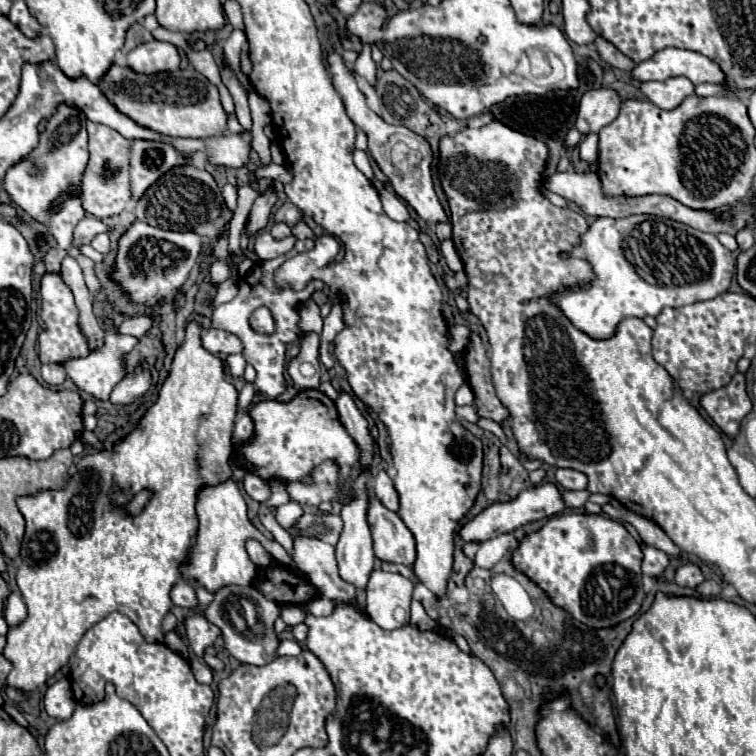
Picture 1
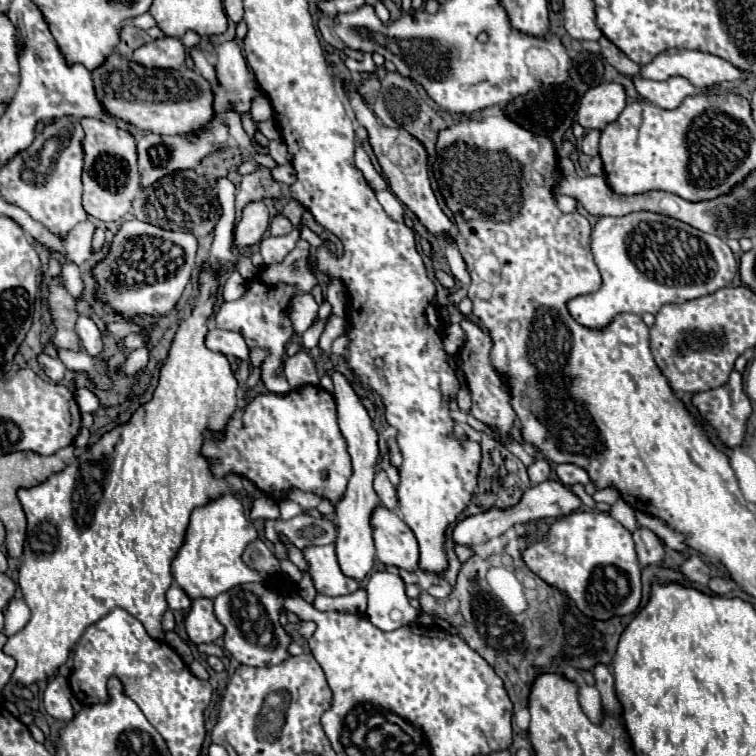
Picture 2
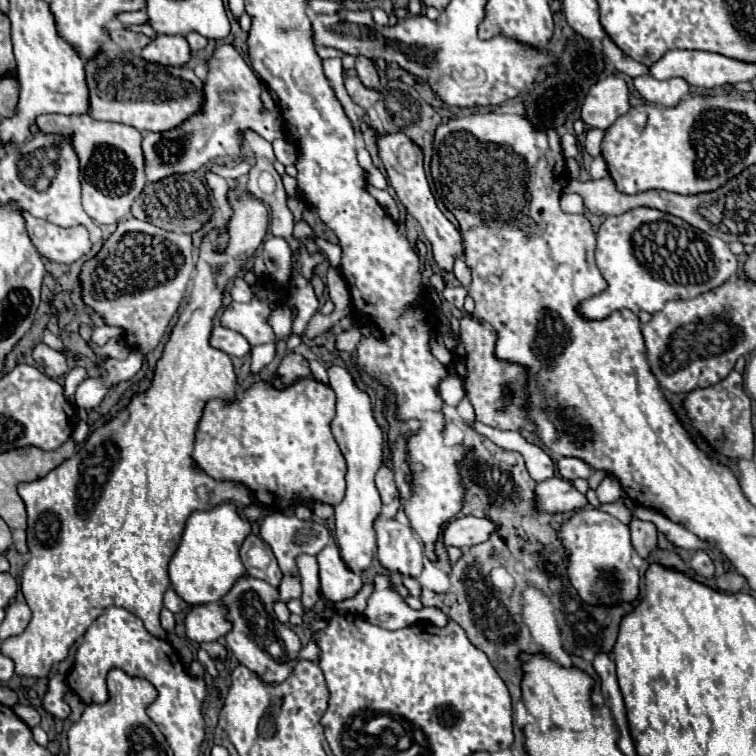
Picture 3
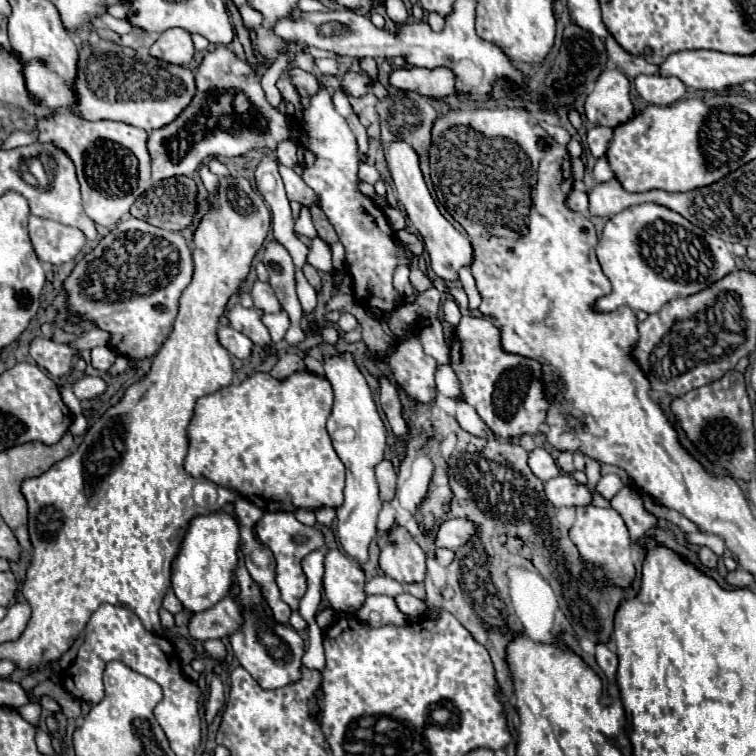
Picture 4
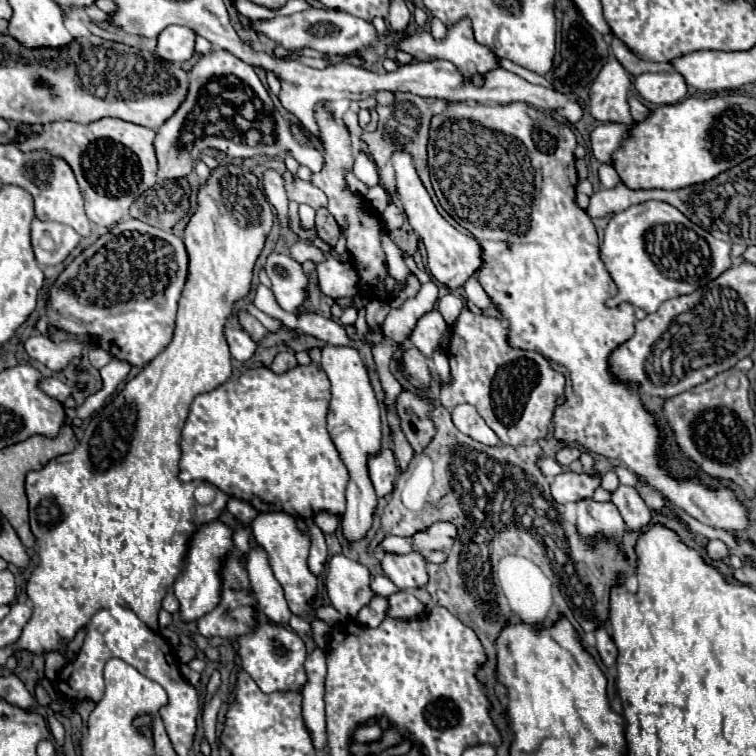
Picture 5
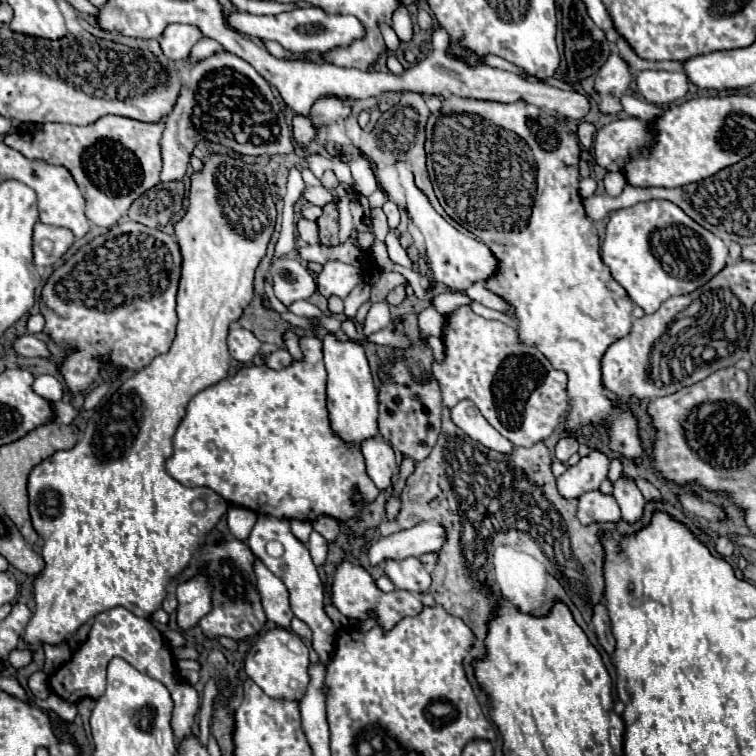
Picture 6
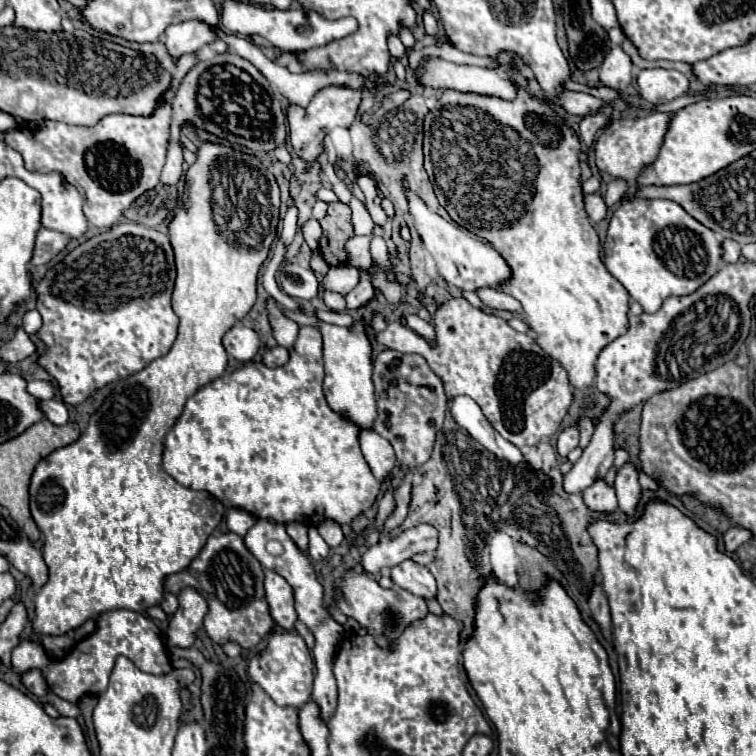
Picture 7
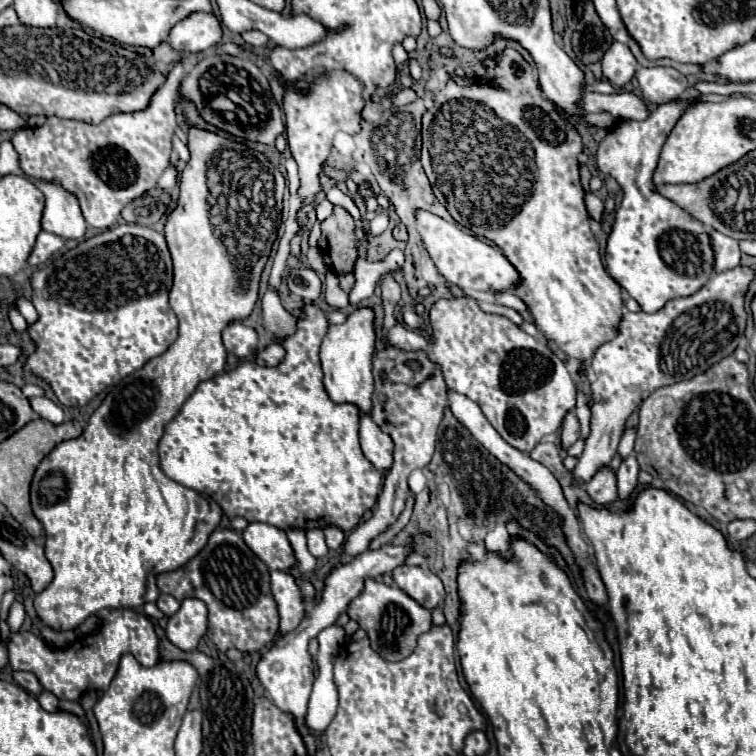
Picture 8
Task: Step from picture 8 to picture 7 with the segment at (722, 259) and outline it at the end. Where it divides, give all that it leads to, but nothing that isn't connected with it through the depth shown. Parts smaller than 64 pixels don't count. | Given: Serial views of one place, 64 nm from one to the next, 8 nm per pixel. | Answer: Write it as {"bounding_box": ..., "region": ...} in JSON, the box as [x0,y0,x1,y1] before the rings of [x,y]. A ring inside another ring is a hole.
{"bounding_box":[722,240,740,262],"region":[[[724,240],[722,248],[724,248],[724,260],[726,262],[738,262],[738,258],[740,258],[740,244],[738,242]]]}

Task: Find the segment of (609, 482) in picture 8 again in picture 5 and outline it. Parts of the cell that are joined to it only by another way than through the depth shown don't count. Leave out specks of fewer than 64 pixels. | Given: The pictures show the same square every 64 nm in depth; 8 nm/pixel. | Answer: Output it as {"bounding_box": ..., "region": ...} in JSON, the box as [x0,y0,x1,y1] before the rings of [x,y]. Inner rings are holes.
{"bounding_box":[576,498,626,546],"region":[[[588,498],[586,502],[578,502],[576,504],[578,510],[578,522],[576,522],[576,530],[580,534],[580,538],[584,538],[588,542],[588,546],[594,544],[596,536],[604,536],[606,540],[616,540],[622,542],[626,524],[618,512],[618,508],[612,502],[594,502],[592,498]]]}

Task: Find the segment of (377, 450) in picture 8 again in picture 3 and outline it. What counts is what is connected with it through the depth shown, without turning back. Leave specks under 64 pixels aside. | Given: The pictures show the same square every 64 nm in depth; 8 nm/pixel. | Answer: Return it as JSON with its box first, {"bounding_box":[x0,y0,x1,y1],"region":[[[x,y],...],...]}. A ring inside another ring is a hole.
{"bounding_box":[376,466,398,504],"region":[[[382,466],[382,468],[378,470],[378,474],[376,474],[376,488],[378,488],[380,498],[382,498],[384,504],[394,502],[396,496],[398,496],[398,488],[396,488],[396,484],[394,484],[394,474],[392,474],[392,470],[388,470],[386,466]]]}

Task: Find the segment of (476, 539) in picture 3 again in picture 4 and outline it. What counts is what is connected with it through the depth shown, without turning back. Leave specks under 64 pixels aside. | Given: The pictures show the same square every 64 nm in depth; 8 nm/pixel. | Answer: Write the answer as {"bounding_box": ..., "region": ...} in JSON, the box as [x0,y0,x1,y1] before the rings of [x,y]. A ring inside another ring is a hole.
{"bounding_box":[436,518,478,550],"region":[[[466,518],[444,520],[436,534],[436,546],[456,550],[464,546],[468,540],[472,540],[476,532],[478,532],[478,526],[472,520],[466,520]]]}

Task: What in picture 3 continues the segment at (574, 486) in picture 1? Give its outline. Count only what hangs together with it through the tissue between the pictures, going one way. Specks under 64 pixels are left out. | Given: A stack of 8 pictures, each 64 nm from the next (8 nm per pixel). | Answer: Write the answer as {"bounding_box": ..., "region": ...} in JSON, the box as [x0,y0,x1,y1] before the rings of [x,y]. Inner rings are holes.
{"bounding_box":[558,458,592,482],"region":[[[560,458],[558,472],[568,482],[572,482],[576,478],[590,478],[590,474],[592,474],[590,466],[586,466],[586,462],[578,462],[578,458]]]}

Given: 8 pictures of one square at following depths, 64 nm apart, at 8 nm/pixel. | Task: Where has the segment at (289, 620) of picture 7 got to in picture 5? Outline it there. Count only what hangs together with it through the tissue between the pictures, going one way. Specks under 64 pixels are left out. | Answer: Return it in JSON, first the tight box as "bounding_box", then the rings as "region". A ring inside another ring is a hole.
{"bounding_box":[246,546,292,626],"region":[[[252,546],[252,550],[248,552],[246,570],[248,570],[248,576],[250,576],[252,592],[254,592],[256,600],[258,600],[258,604],[260,604],[262,612],[272,622],[288,626],[288,620],[290,620],[292,612],[286,606],[282,586],[278,586],[278,580],[274,578],[272,570],[270,570],[266,552],[260,550],[258,546]]]}

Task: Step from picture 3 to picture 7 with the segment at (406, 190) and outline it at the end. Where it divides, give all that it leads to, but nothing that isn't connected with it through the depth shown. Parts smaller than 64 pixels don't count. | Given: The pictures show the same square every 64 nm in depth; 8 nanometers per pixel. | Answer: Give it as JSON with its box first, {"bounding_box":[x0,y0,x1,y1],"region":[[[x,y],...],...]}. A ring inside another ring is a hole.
{"bounding_box":[402,178,510,290],"region":[[[402,178],[402,184],[408,190],[406,196],[408,196],[410,214],[414,218],[414,228],[420,234],[420,238],[424,240],[426,250],[434,258],[438,274],[448,282],[448,286],[454,286],[454,288],[460,288],[460,290],[476,290],[476,288],[484,288],[484,286],[496,288],[498,282],[504,282],[506,278],[510,278],[508,264],[490,244],[466,234],[454,222],[448,222],[442,216],[438,216],[436,212],[432,212],[414,192],[410,192],[410,186],[408,186],[406,178]]]}

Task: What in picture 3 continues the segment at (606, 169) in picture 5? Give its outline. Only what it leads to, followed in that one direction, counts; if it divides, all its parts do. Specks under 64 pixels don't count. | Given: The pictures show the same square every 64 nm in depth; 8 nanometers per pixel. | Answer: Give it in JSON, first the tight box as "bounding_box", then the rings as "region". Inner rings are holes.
{"bounding_box":[590,156,608,178],"region":[[[596,156],[596,158],[592,160],[592,164],[590,164],[590,176],[592,176],[592,178],[604,178],[604,176],[608,176],[606,162],[604,162],[602,156]]]}

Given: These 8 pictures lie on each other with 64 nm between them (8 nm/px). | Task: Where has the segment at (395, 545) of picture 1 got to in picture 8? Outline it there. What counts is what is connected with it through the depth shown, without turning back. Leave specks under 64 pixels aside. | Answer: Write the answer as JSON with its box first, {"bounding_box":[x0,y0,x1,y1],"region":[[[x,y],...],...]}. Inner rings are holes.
{"bounding_box":[392,564,444,610],"region":[[[402,564],[402,566],[394,568],[392,578],[406,594],[410,594],[414,600],[422,602],[422,606],[426,606],[430,610],[440,606],[440,602],[444,598],[444,586],[442,586],[440,578],[434,572],[424,570],[420,566]]]}

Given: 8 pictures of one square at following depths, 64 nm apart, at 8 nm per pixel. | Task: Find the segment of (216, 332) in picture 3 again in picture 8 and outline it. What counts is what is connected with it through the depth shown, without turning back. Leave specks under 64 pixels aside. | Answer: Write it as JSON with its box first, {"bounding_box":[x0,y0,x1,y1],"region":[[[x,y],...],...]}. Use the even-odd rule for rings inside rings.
{"bounding_box":[224,322,258,358],"region":[[[232,322],[226,330],[224,330],[224,348],[234,354],[236,358],[248,358],[256,352],[256,344],[258,344],[258,334],[244,326],[242,322]]]}

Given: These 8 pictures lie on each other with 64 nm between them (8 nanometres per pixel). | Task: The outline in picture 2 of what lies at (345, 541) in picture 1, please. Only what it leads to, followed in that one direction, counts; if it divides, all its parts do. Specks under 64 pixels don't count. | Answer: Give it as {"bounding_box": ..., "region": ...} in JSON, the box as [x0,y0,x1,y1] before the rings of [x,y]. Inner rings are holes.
{"bounding_box":[332,372,380,582],"region":[[[334,372],[332,382],[334,382],[334,400],[338,406],[338,426],[348,442],[348,450],[352,456],[352,470],[354,470],[348,480],[346,496],[336,506],[336,522],[338,522],[336,556],[338,556],[342,574],[362,582],[374,566],[374,540],[372,540],[372,528],[370,528],[370,514],[372,514],[374,506],[380,504],[380,500],[372,488],[376,460],[378,460],[378,434],[372,426],[372,420],[370,420],[366,408],[362,406],[360,398],[356,396],[356,392],[348,384],[348,380],[340,372]]]}

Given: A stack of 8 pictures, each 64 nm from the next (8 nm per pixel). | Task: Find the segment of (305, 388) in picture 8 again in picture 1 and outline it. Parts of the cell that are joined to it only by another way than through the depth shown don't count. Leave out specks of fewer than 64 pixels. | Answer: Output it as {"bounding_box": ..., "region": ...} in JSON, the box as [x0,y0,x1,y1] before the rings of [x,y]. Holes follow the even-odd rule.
{"bounding_box":[234,390,360,482],"region":[[[304,390],[286,404],[278,400],[262,400],[252,406],[250,416],[256,424],[256,432],[250,442],[236,448],[234,458],[238,458],[242,466],[260,478],[278,478],[290,482],[290,478],[310,474],[310,470],[322,464],[326,458],[342,462],[342,478],[348,478],[352,464],[360,456],[358,444],[340,424],[336,404],[318,390]]]}

